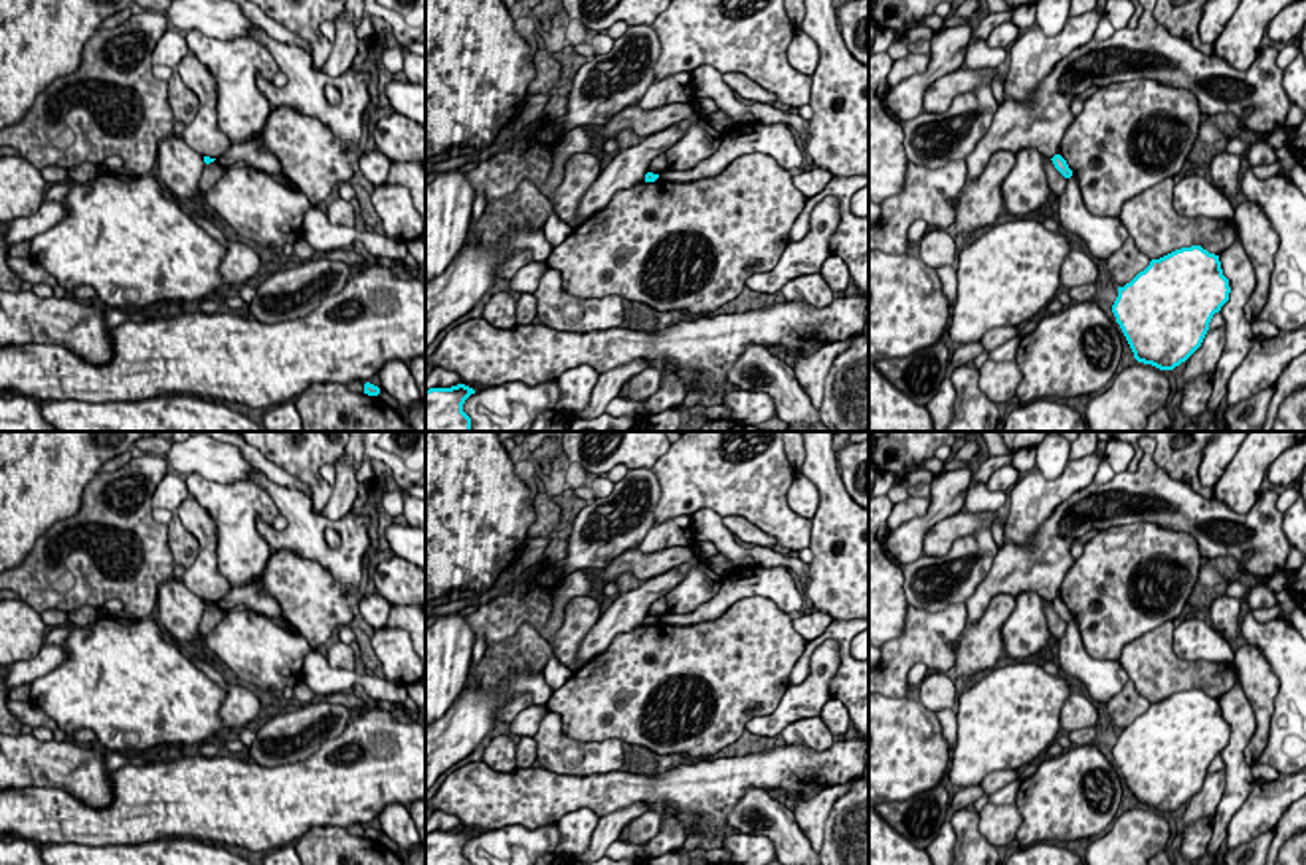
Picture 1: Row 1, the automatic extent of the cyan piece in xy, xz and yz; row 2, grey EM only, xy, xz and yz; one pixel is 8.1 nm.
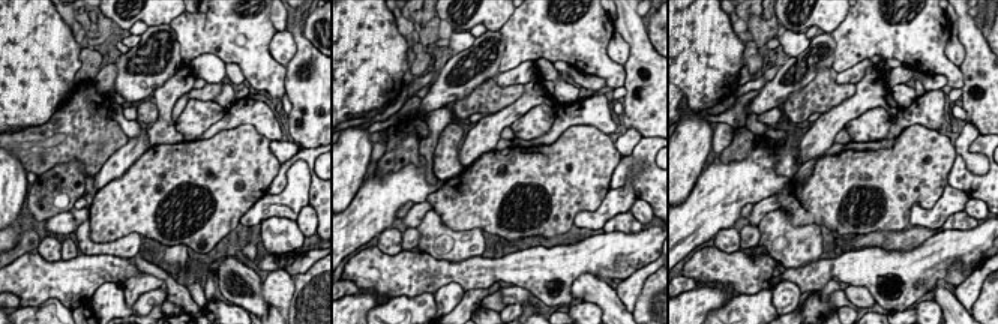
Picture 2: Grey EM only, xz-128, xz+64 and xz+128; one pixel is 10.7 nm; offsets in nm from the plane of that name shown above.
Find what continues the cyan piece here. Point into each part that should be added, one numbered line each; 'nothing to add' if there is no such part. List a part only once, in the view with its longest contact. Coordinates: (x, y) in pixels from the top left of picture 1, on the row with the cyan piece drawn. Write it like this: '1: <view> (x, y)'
nothing to add

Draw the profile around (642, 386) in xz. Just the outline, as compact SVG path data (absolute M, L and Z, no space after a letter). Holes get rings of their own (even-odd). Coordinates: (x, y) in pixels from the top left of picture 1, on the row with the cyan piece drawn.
M649 366L621 386L619 398L643 402L661 386L663 372Z

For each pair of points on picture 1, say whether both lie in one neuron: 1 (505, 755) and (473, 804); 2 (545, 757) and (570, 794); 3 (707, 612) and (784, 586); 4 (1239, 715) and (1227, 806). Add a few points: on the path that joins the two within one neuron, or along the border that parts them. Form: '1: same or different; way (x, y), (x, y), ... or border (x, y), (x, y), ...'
1: different; border (481, 761), (497, 770), (515, 768)
2: different; border (537, 765), (572, 774), (602, 772)
3: same; way (727, 596), (739, 584), (764, 584)
4: same; way (1239, 737), (1235, 747), (1235, 784)

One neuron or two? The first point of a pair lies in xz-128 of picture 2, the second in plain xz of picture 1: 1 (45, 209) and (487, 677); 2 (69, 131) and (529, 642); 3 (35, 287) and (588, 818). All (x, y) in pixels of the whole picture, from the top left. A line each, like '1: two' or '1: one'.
1: one
2: two
3: two

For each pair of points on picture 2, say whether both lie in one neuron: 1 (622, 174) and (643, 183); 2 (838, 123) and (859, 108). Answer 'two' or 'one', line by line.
1: one
2: one

